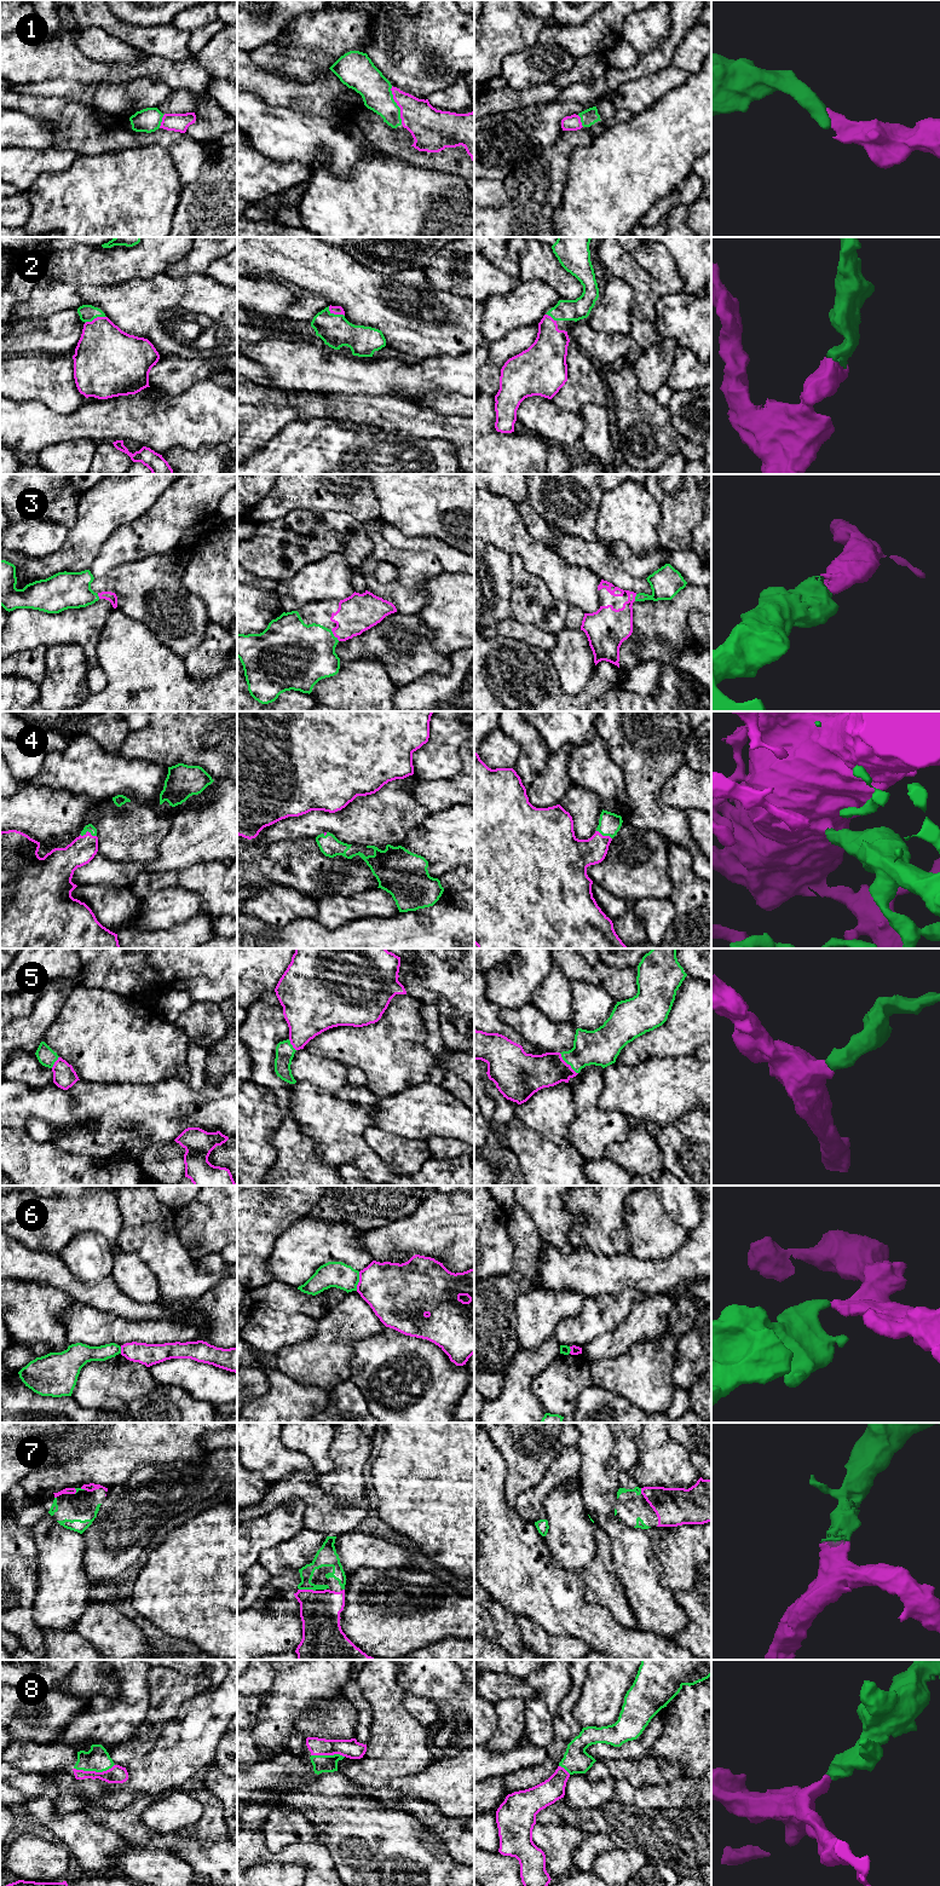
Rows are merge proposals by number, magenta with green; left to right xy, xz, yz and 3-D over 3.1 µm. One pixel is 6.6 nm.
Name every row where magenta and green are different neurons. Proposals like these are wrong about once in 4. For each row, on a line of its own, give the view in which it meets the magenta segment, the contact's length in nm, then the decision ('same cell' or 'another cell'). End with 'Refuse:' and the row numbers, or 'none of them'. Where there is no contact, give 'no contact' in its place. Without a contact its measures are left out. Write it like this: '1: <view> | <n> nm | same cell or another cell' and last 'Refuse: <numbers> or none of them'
1: xz | 260 nm | same cell
2: xy | 150 nm | same cell
3: xz | 100 nm | same cell
4: xy | 110 nm | same cell
5: yz | 190 nm | same cell
6: xz | 130 nm | another cell
7: xz | 110 nm | same cell
8: xy | 280 nm | same cell
Refuse: 6

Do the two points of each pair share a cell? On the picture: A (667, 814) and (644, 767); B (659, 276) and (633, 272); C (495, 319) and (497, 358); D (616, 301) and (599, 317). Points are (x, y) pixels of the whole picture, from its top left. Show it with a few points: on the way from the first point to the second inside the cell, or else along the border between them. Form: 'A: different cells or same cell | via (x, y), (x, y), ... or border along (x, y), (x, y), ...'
A: same cell | via (655, 802), (644, 791), (644, 779)
B: different cells | border along (632, 254), (650, 275), (651, 289), (658, 296)
C: different cells | border along (522, 327), (512, 329), (490, 344)
D: same cell | via (612, 305), (603, 315)

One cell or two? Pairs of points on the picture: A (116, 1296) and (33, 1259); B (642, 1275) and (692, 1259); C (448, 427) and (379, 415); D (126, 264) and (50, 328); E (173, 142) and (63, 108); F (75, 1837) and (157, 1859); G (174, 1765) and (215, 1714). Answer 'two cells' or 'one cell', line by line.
A: one cell
B: one cell
C: one cell
D: two cells
E: one cell
F: two cells
G: one cell

